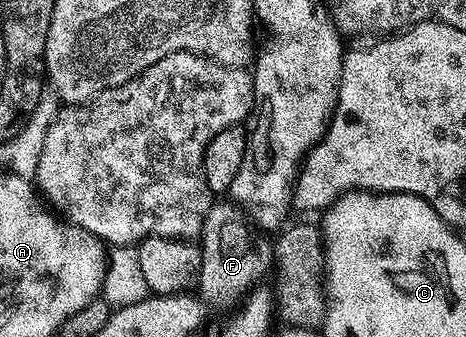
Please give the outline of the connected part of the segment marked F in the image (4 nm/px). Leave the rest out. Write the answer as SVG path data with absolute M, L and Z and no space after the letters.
M231 201L212 202L203 222L201 269L197 276L197 295L204 304L235 307L273 267L273 243L253 226L243 211Z

